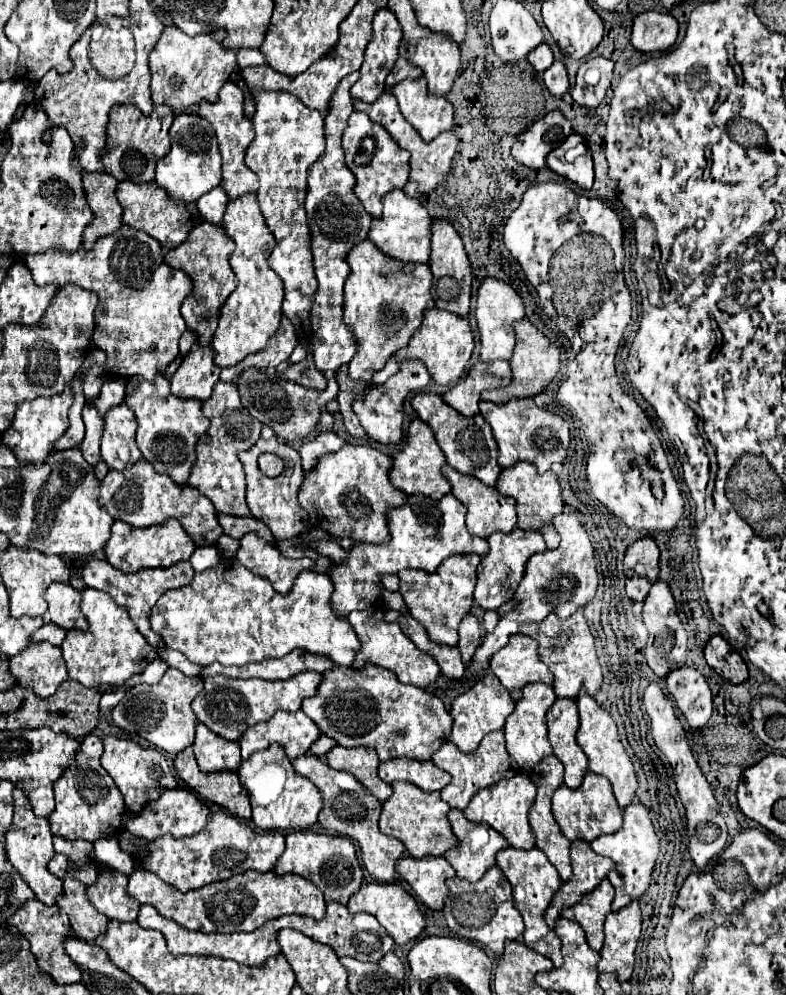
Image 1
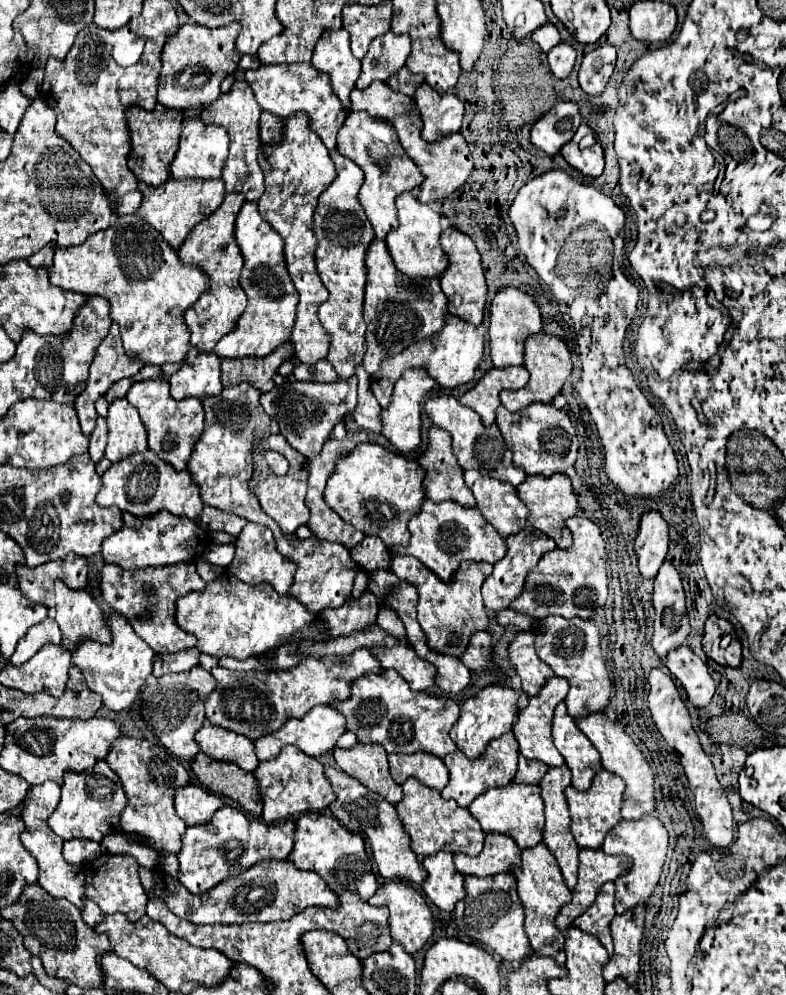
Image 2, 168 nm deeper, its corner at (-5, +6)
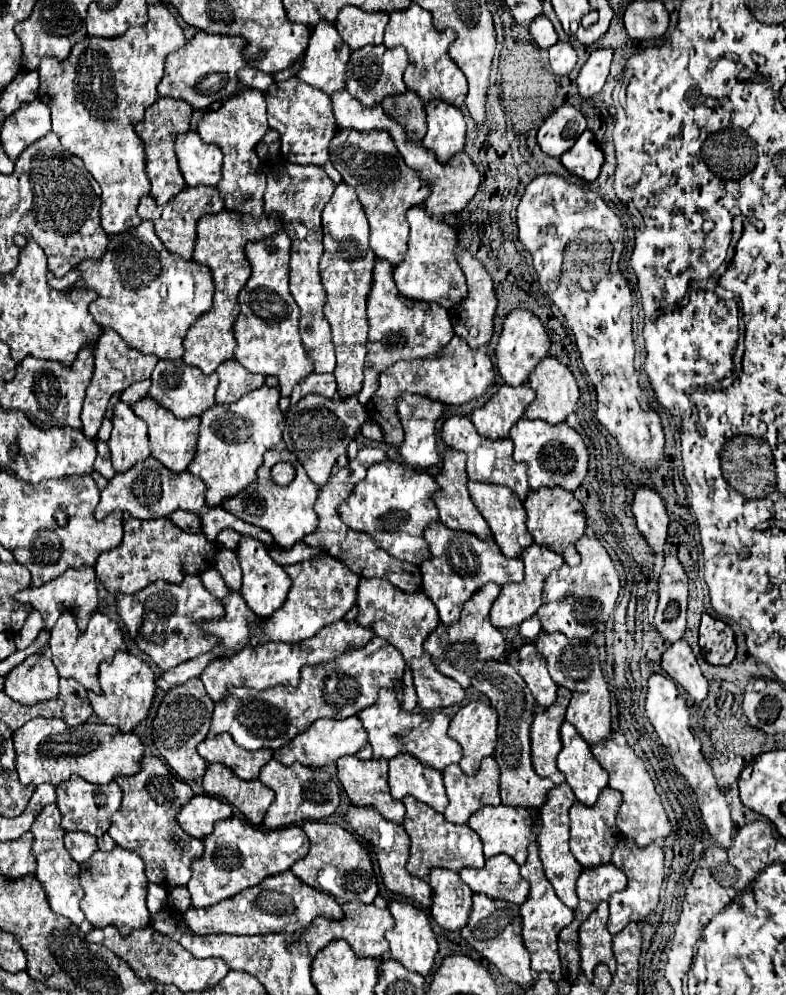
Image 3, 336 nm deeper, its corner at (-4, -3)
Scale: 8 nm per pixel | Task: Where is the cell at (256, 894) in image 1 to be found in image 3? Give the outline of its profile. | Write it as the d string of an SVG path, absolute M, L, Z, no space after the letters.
M285 870L265 878L261 884L251 886L249 890L241 890L241 894L235 894L233 898L219 902L217 906L209 906L205 910L197 910L193 906L187 908L183 912L183 922L195 934L213 934L213 932L267 934L267 932L301 932L317 916L329 920L341 920L343 910L331 894L307 886L297 876L293 876L291 870Z

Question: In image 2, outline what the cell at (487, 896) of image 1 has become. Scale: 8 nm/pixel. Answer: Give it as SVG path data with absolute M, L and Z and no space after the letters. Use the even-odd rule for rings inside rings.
M500 873L494 877L474 877L464 879L466 899L464 899L464 917L460 919L460 903L456 905L454 917L458 929L464 931L470 939L480 941L494 949L504 961L526 961L532 953L530 943L524 933L524 909L516 893L516 879L512 873ZM470 921L470 923L466 923Z

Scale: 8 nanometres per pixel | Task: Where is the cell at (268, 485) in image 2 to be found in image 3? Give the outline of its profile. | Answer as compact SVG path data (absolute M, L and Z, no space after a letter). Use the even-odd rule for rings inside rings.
M267 450L265 452L265 462L263 466L259 468L259 476L255 480L253 486L247 486L245 490L241 490L241 494L237 494L237 498L225 502L225 508L227 512L235 514L237 518L253 524L253 526L259 526L267 532L271 532L271 536L275 538L275 542L287 550L291 548L295 542L303 540L305 534L313 532L317 528L317 514L313 510L313 504L317 500L317 490L319 486L315 482L309 480L309 476L305 474L303 466L299 464L297 456L291 454L289 450ZM275 462L289 462L295 466L295 480L287 486L279 486L271 480L271 466Z

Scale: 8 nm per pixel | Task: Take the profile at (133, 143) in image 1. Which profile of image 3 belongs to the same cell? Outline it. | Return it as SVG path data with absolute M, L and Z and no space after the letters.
M159 98L145 112L145 118L135 126L137 136L145 144L145 172L151 180L151 196L161 204L169 202L171 198L175 198L185 188L185 180L181 178L181 172L179 172L179 166L177 166L175 140L177 140L179 132L189 130L191 114L193 114L193 108L187 102L175 100L175 98Z

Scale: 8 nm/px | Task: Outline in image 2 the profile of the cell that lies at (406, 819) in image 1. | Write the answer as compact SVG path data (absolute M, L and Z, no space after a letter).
M412 777L404 781L402 791L404 791L404 797L396 805L396 811L400 815L400 821L406 833L412 839L412 851L418 857L428 857L438 851L466 853L466 855L478 855L482 851L484 831L480 829L478 821L474 821L468 809L458 807L454 801L442 799L438 791L426 789L426 785L420 785L420 781Z

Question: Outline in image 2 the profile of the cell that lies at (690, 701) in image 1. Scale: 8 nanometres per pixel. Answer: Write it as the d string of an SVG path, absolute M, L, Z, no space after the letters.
M680 645L678 649L666 655L664 665L670 673L684 685L688 701L696 707L706 707L714 695L714 681L708 673L706 663L688 647Z

